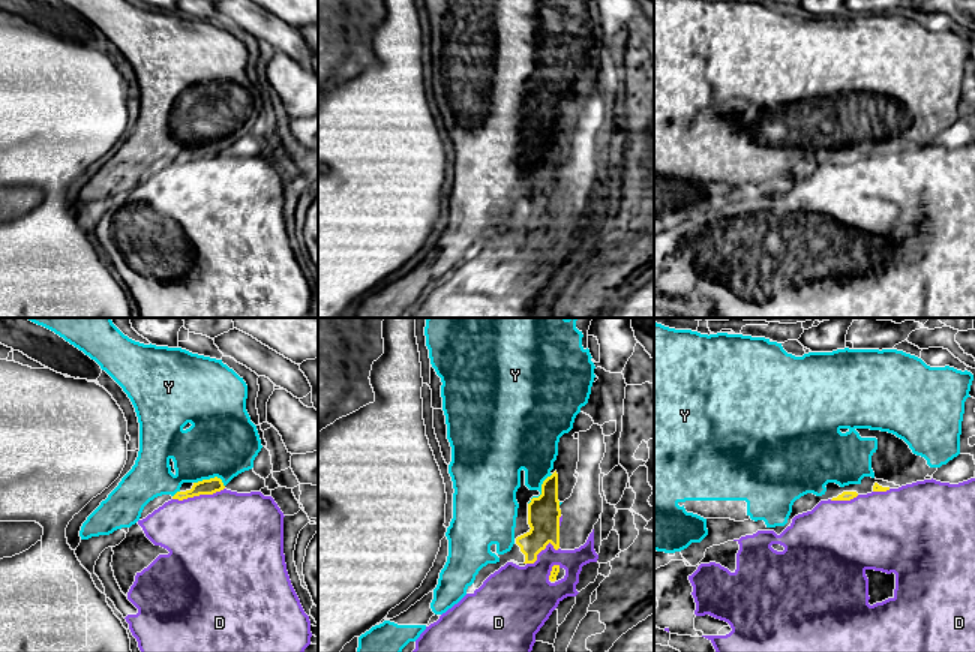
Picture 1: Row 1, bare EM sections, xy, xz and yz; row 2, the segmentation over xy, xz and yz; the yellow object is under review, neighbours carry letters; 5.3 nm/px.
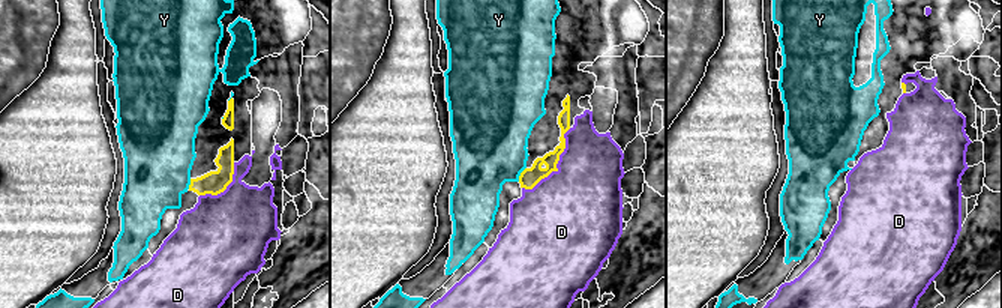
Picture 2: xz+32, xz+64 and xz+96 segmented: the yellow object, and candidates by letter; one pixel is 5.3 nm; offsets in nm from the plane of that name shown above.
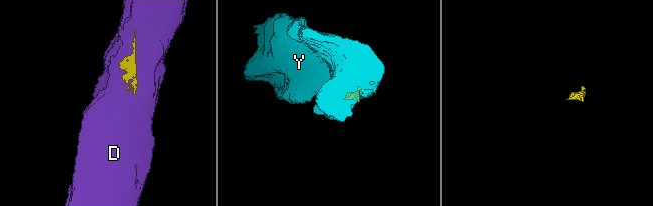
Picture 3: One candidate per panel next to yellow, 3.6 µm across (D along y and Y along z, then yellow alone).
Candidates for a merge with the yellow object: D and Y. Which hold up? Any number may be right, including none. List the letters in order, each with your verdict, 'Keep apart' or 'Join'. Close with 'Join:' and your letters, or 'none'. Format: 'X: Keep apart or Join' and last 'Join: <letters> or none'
D: Join
Y: Keep apart
Join: D

